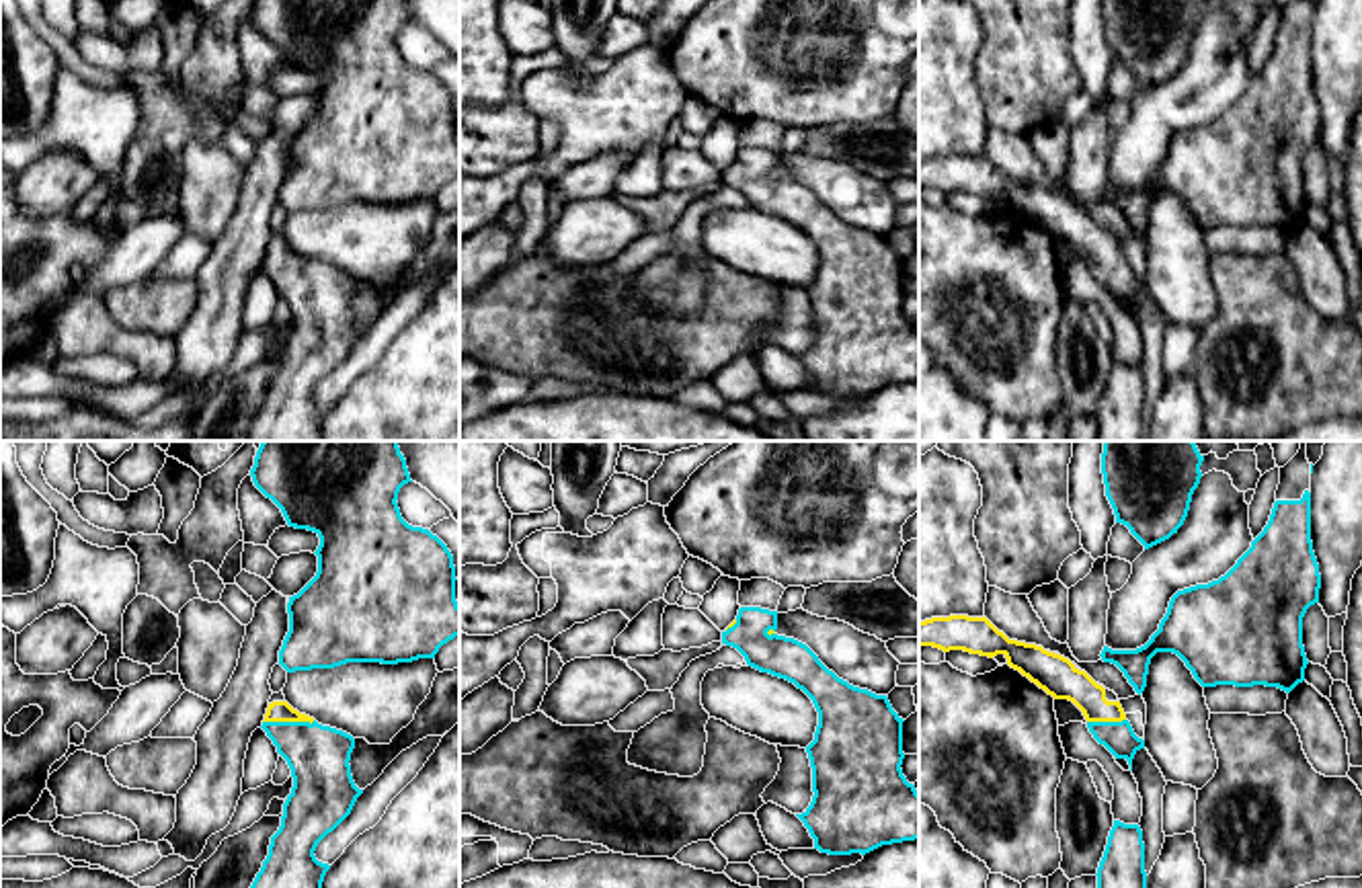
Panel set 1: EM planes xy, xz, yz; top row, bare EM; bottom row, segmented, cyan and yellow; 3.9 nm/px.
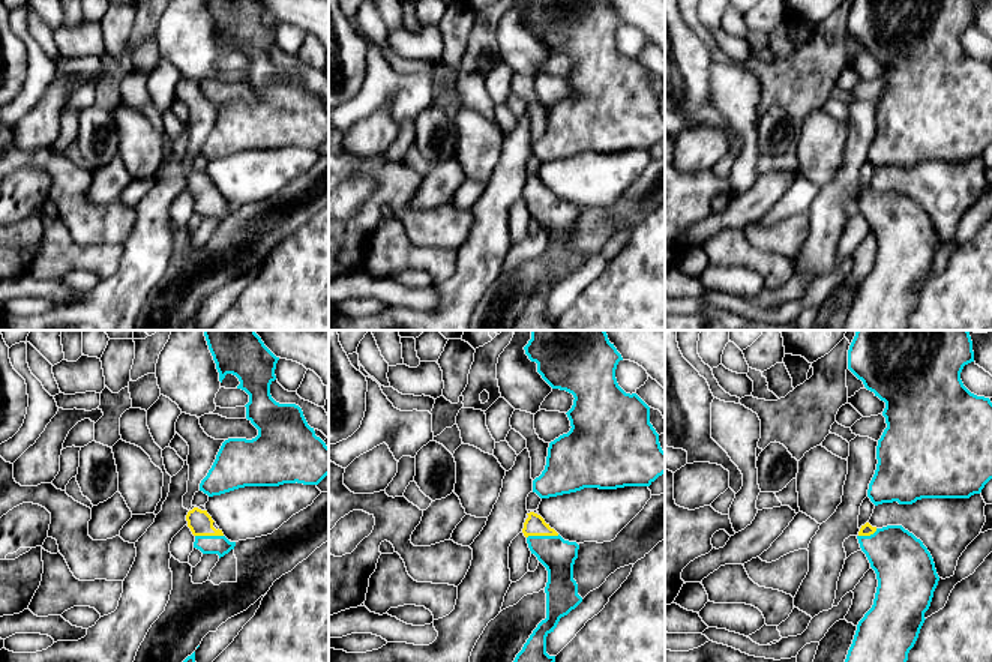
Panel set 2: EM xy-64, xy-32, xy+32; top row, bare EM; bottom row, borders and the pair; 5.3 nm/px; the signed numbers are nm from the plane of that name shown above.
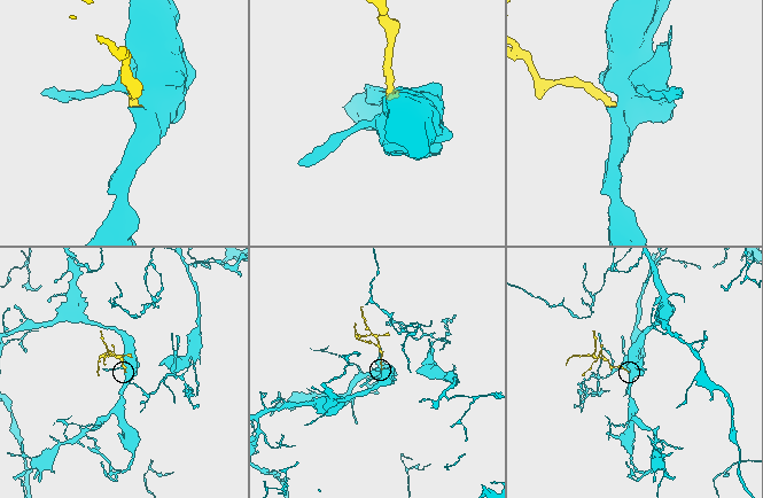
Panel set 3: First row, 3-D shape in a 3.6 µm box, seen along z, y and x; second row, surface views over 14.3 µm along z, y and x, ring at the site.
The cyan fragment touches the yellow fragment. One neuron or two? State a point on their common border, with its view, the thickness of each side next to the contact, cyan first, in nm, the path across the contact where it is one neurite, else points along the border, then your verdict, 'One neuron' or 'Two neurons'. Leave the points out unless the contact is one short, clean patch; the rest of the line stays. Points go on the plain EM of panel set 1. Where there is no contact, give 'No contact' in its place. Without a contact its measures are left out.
Touches cyan at xy (288, 263). Thickness 240 nm (cyan) against 80 nm. One neuron

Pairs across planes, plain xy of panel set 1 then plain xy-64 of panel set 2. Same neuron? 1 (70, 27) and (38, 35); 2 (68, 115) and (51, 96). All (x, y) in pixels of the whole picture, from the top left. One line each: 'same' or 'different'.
1: same
2: different

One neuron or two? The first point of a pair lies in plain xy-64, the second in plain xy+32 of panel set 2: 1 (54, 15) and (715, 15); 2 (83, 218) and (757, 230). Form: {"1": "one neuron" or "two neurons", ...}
{"1": "two neurons", "2": "one neuron"}

